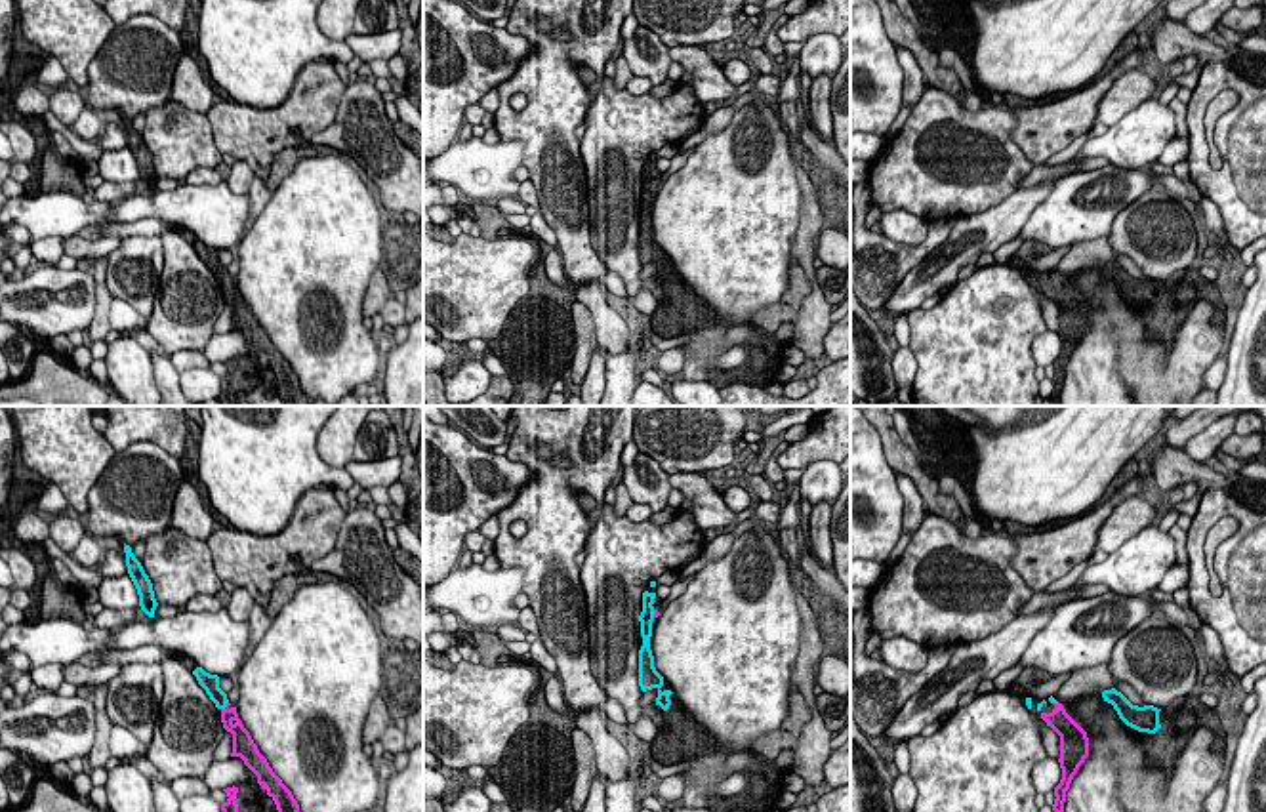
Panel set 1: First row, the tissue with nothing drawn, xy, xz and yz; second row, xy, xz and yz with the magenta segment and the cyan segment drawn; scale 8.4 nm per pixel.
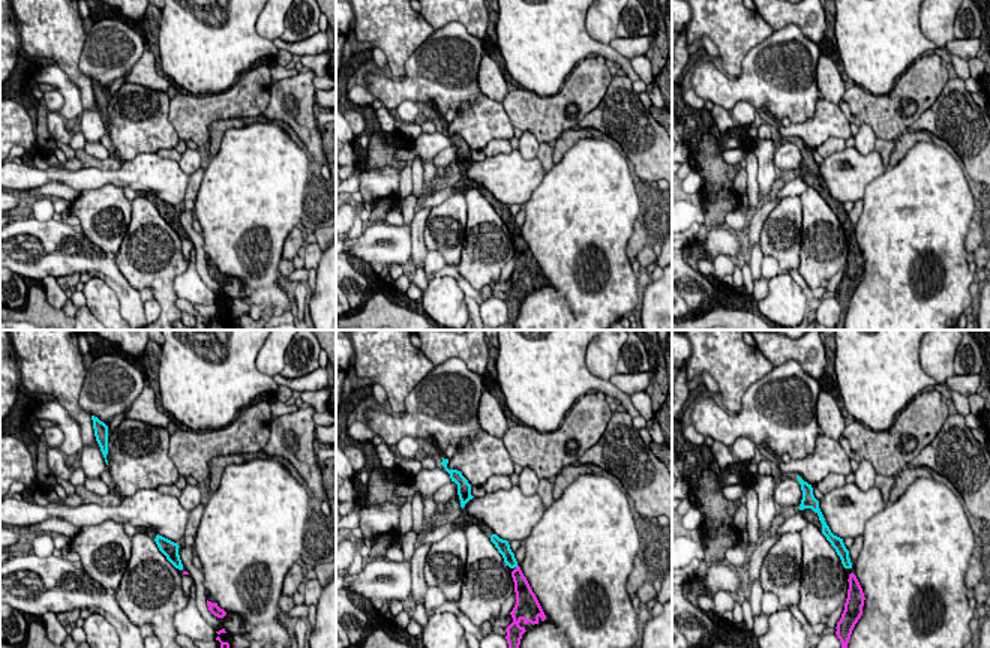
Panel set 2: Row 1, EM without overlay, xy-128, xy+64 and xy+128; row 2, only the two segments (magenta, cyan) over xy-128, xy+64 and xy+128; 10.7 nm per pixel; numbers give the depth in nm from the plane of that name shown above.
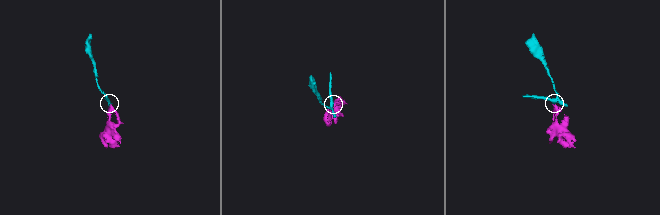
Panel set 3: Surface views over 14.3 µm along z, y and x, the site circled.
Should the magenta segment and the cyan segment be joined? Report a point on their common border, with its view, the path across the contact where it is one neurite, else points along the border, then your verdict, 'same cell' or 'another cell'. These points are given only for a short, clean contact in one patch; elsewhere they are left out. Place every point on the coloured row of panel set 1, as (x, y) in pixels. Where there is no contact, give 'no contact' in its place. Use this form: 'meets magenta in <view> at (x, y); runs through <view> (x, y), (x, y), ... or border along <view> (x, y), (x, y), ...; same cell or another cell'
meets magenta in xz at (654, 614); runs through xz (656, 612), (654, 614), (647, 616); same cell

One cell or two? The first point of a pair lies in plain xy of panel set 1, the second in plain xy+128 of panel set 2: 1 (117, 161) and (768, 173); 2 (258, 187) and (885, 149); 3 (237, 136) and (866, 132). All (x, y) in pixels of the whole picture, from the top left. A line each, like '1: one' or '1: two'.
1: one
2: one
3: two

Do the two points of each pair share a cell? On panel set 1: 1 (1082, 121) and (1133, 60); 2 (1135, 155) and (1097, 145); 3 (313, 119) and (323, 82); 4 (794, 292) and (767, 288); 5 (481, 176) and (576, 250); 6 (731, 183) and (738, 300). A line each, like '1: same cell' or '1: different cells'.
1: same cell
2: same cell
3: same cell
4: different cells
5: different cells
6: same cell

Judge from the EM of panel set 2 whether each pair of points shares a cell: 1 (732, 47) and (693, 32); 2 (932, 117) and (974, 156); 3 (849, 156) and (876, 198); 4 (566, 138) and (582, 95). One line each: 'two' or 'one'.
1: one
2: one
3: two
4: two

